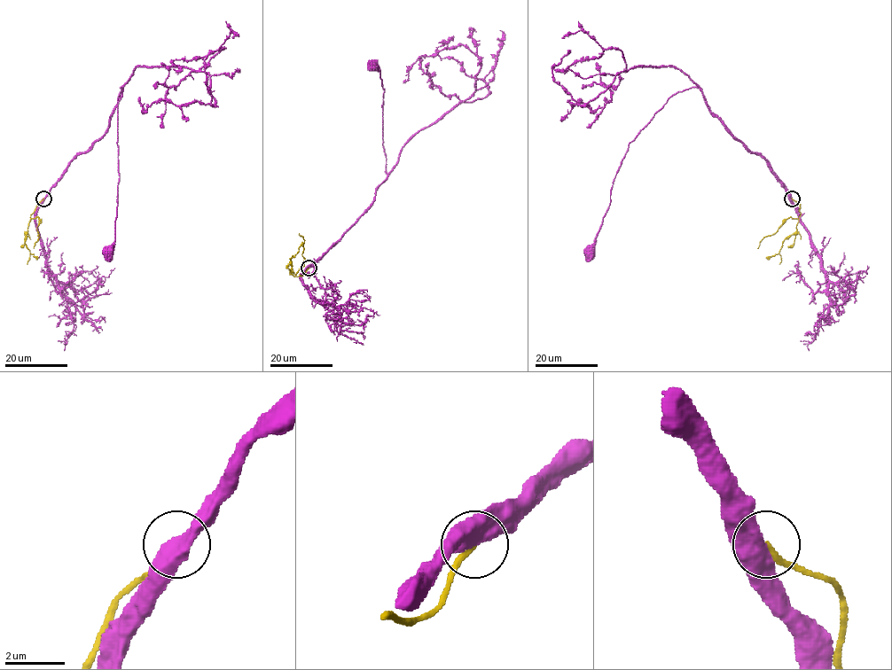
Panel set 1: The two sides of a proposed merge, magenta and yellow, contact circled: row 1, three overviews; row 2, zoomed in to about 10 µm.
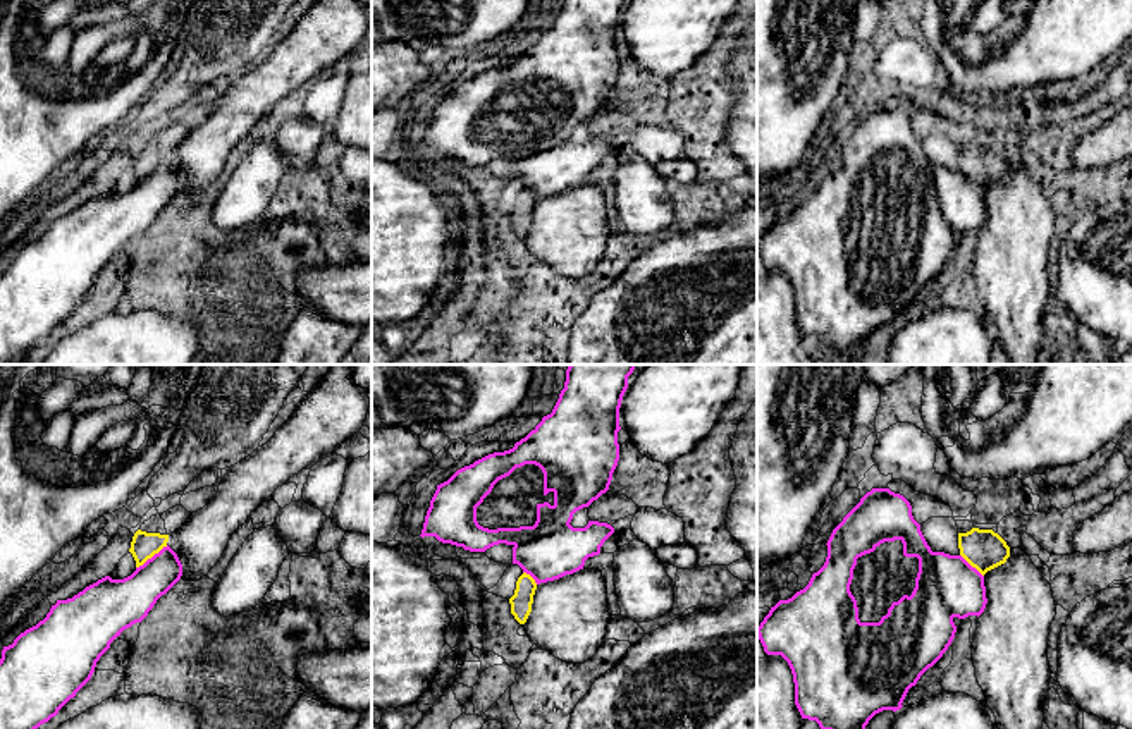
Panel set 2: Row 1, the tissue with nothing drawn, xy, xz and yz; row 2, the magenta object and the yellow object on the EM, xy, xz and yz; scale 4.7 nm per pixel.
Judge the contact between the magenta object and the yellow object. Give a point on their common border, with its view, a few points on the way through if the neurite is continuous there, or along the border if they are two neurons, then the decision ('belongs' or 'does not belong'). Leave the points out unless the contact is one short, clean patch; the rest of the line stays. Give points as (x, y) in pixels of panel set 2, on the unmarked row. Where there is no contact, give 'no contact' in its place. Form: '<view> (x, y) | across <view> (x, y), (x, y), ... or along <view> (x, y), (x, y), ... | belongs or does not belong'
xy (153, 171) | does not belong

